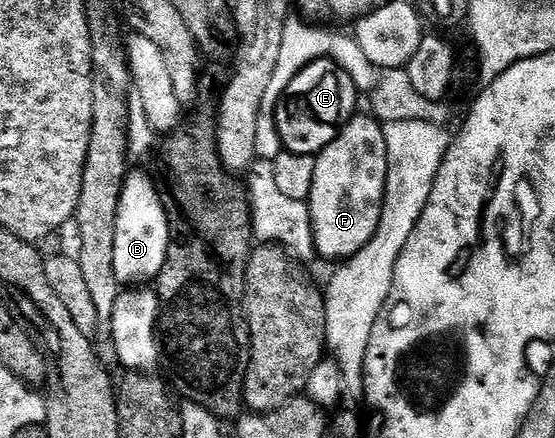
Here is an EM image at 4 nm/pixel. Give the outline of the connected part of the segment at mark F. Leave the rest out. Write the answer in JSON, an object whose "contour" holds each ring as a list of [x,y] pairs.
{"contour":[[[355,114],[321,152],[315,162],[315,182],[307,201],[313,227],[313,246],[318,257],[344,262],[375,234],[383,214],[387,186],[387,138],[380,120]]]}

